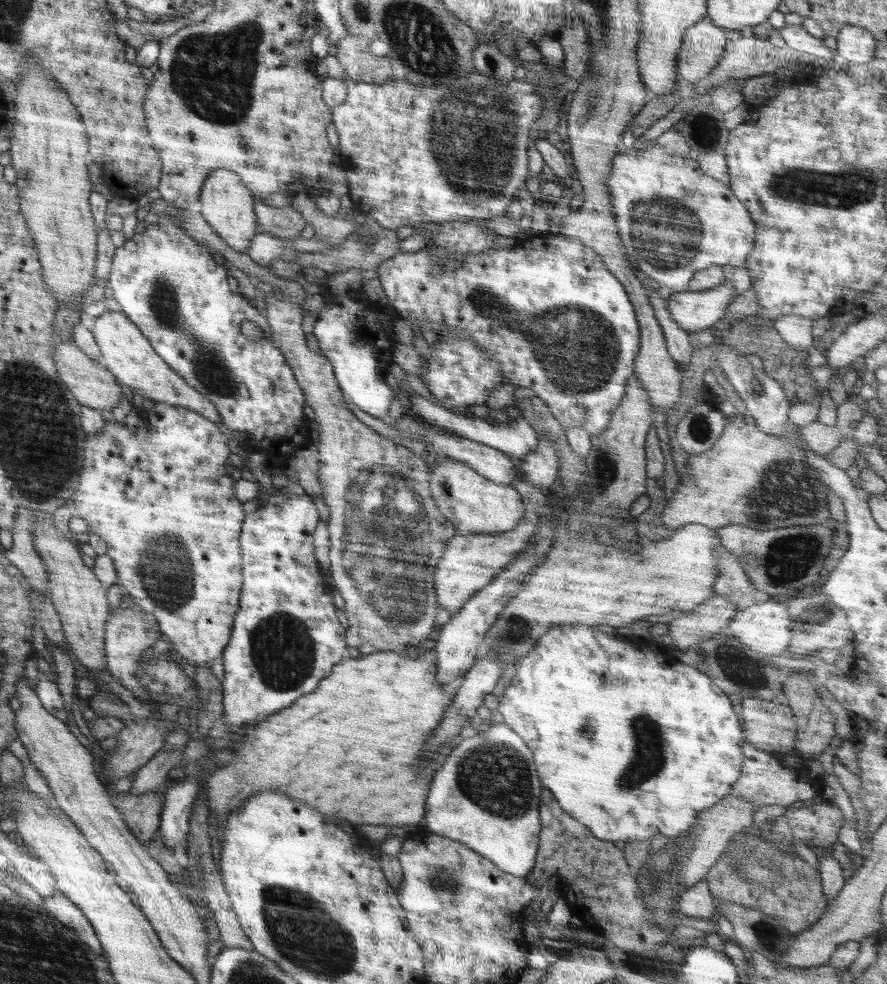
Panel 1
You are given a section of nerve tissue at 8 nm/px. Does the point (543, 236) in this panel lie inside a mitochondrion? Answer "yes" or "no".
no

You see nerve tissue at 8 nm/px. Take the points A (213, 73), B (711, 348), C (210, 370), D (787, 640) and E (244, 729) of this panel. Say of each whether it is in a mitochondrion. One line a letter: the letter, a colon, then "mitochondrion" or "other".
A: mitochondrion
B: other
C: mitochondrion
D: other
E: other

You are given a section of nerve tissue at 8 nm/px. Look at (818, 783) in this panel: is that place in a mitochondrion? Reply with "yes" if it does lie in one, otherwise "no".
no

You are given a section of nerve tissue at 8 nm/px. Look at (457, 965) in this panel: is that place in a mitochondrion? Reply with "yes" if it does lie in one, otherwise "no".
no

